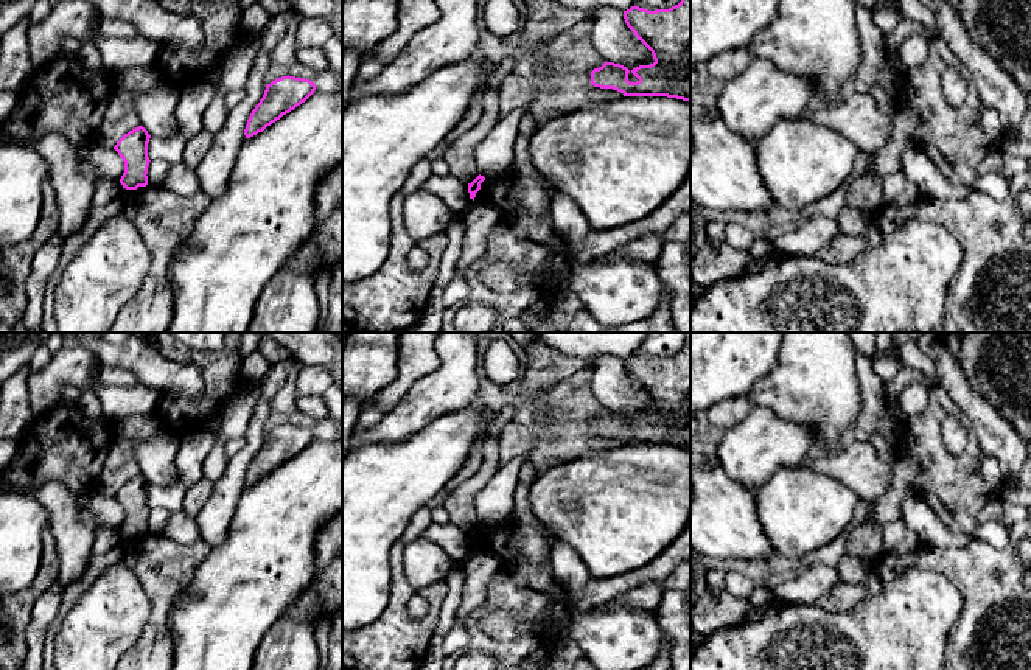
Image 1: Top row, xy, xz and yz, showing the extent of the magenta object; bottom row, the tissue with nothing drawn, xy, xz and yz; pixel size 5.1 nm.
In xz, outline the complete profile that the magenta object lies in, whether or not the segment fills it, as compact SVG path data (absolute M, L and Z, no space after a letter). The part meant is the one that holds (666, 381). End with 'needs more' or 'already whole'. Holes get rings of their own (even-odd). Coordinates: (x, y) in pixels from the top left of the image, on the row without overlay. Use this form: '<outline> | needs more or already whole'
M686 333L678 353L656 359L631 354L624 359L624 367L638 389L652 400L655 410L633 417L631 421L639 429L630 431L627 415L605 409L602 415L591 420L591 434L613 437L624 445L667 445L690 449L690 333Z | already whole

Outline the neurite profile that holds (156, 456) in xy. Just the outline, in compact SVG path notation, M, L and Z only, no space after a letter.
M157 434L146 440L131 441L142 474L154 487L177 480L176 455L180 440L174 434Z

